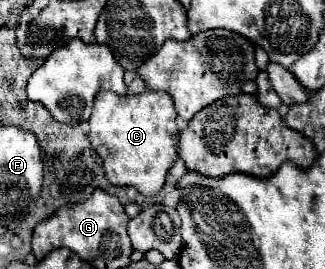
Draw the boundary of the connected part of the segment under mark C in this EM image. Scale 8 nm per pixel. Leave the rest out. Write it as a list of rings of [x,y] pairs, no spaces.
[[[101,91],[95,97],[89,117],[91,145],[103,159],[105,177],[111,185],[133,185],[141,195],[157,195],[165,183],[165,175],[177,157],[177,111],[173,99],[165,91],[143,91],[139,95],[117,95]]]

